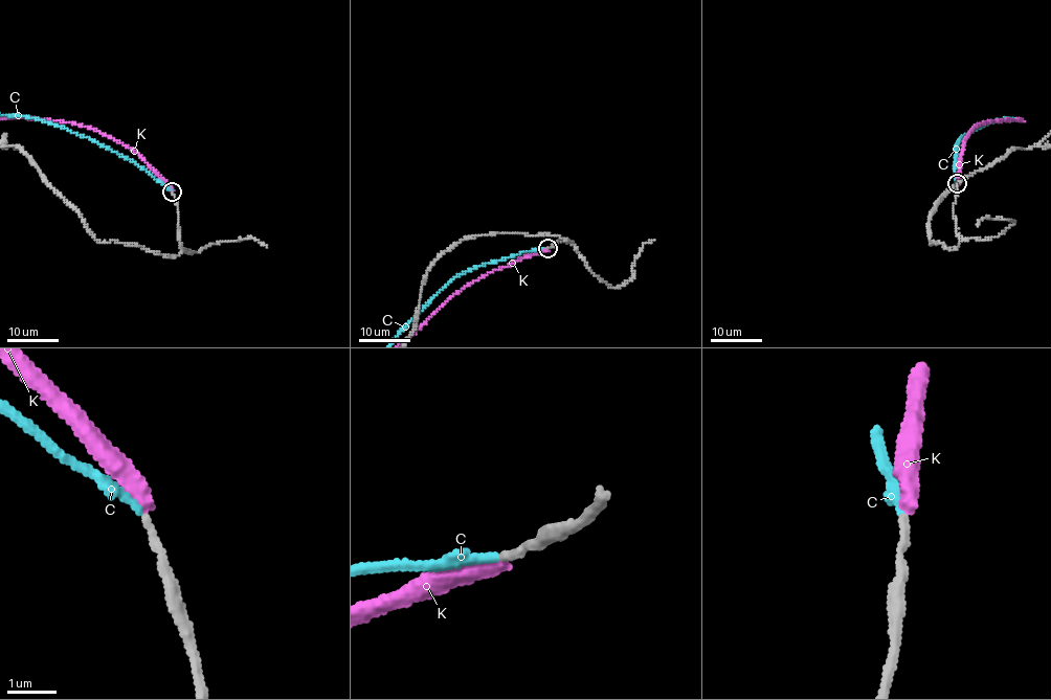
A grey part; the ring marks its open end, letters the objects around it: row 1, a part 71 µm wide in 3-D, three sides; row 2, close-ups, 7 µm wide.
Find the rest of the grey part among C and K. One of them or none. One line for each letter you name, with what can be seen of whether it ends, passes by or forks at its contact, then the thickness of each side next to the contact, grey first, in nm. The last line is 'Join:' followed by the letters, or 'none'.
C: it ends | 140/190 nm
Join: C

